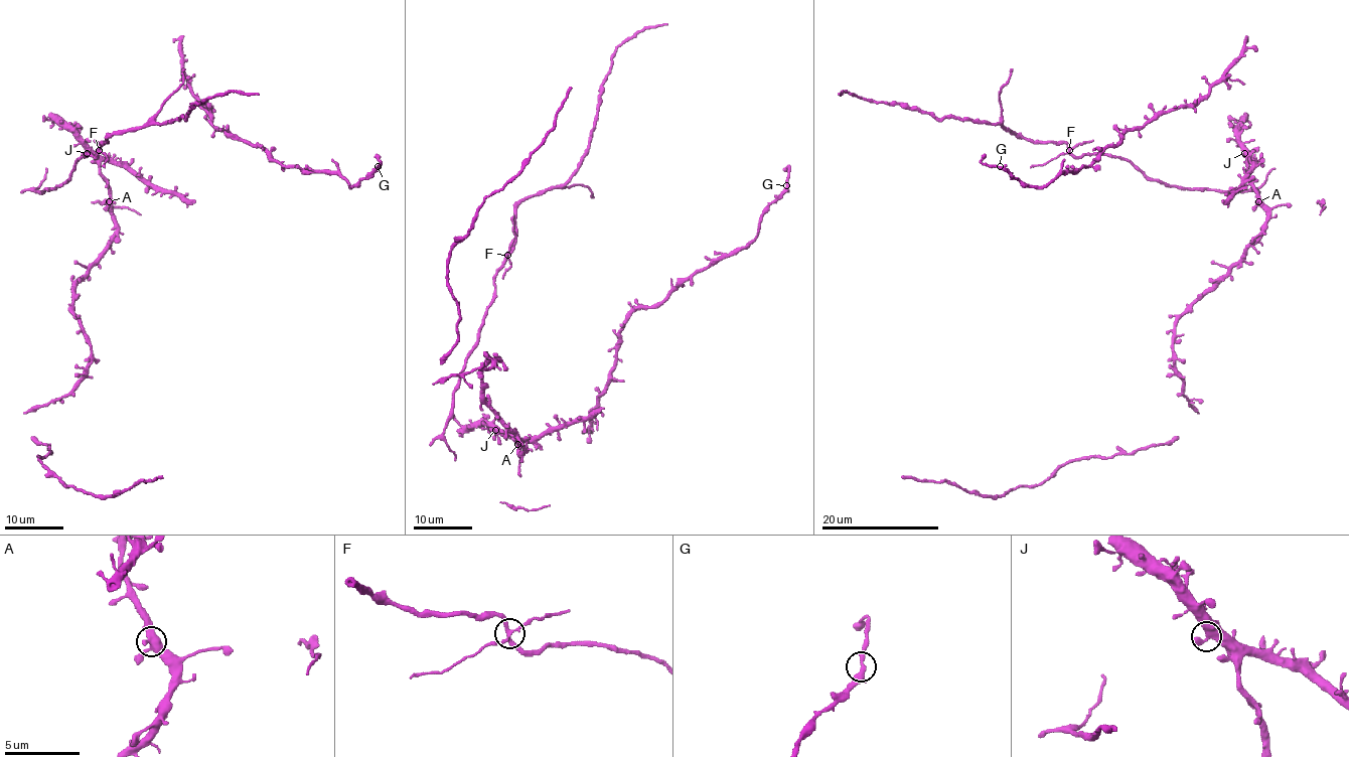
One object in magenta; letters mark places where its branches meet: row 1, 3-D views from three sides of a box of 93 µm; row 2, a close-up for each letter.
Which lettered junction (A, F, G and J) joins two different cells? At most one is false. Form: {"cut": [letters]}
{"cut": ["F"]}

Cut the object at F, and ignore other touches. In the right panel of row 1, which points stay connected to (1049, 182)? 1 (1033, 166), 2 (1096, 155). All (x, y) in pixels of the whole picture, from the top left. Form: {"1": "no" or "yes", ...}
{"1": "no", "2": "yes"}

